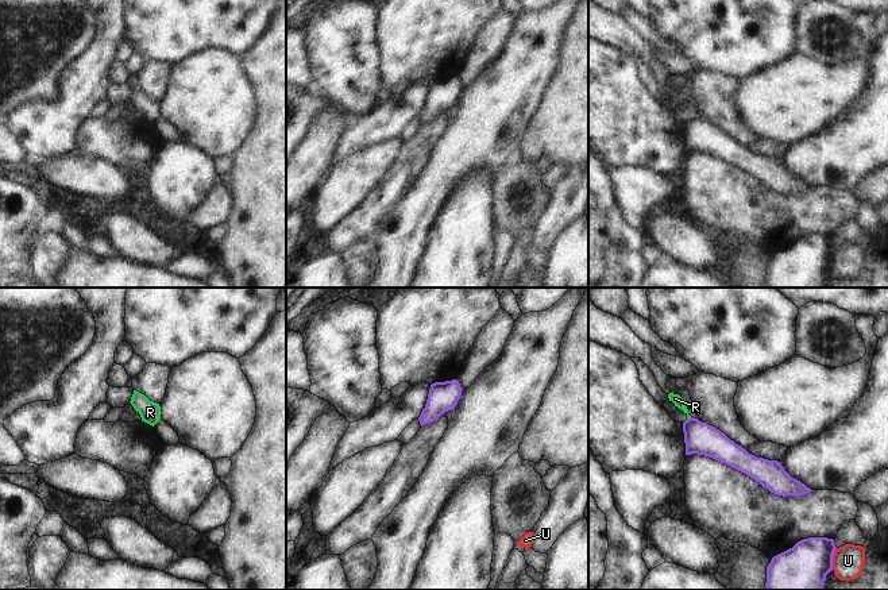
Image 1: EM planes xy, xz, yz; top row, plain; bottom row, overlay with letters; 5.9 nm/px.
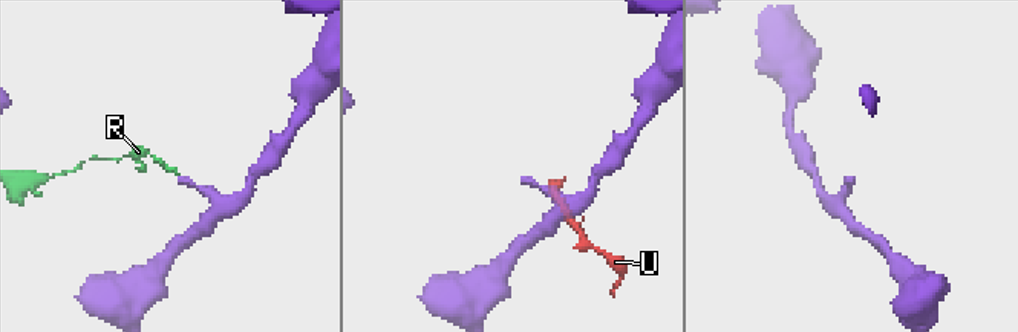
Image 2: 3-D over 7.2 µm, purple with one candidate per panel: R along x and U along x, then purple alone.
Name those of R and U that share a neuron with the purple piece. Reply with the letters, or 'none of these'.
none of these

